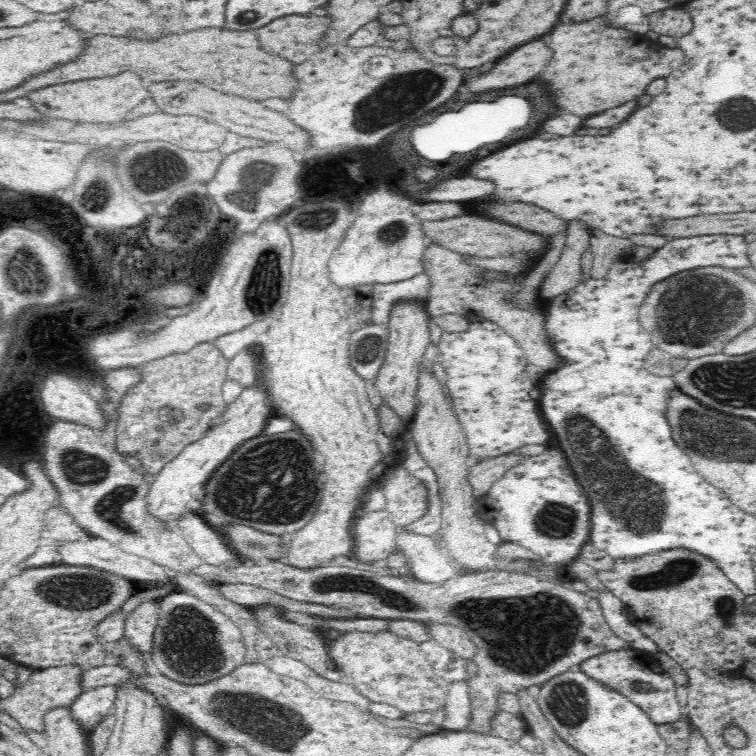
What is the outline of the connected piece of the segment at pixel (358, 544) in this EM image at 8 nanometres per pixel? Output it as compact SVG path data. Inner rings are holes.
M386 510L360 513L353 524L354 552L360 562L378 564L390 556L396 547L396 526Z

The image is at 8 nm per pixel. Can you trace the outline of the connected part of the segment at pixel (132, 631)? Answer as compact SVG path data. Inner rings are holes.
M144 600L125 618L124 637L146 657L151 653L154 631L158 624L158 611L157 600Z

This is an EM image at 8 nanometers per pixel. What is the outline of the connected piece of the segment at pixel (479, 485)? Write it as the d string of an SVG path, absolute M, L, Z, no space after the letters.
M510 453L499 458L497 461L486 459L478 463L471 463L468 481L472 485L474 496L479 498L488 492L489 488L494 485L499 473L517 466L522 458L521 456L515 456Z

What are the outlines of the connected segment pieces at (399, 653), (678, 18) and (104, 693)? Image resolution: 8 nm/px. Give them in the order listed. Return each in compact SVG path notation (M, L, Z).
M388 630L352 631L342 634L327 646L344 680L349 681L370 702L395 706L401 715L418 711L434 712L438 709L438 700L447 696L449 684L440 686L441 676L428 663L424 650L420 649L416 641Z
M668 8L653 12L649 16L650 31L657 33L659 36L669 36L680 38L692 30L692 20L686 10L680 8Z
M99 686L82 691L82 694L69 706L69 709L72 716L78 721L80 728L90 733L99 722L112 713L116 697L117 687Z

